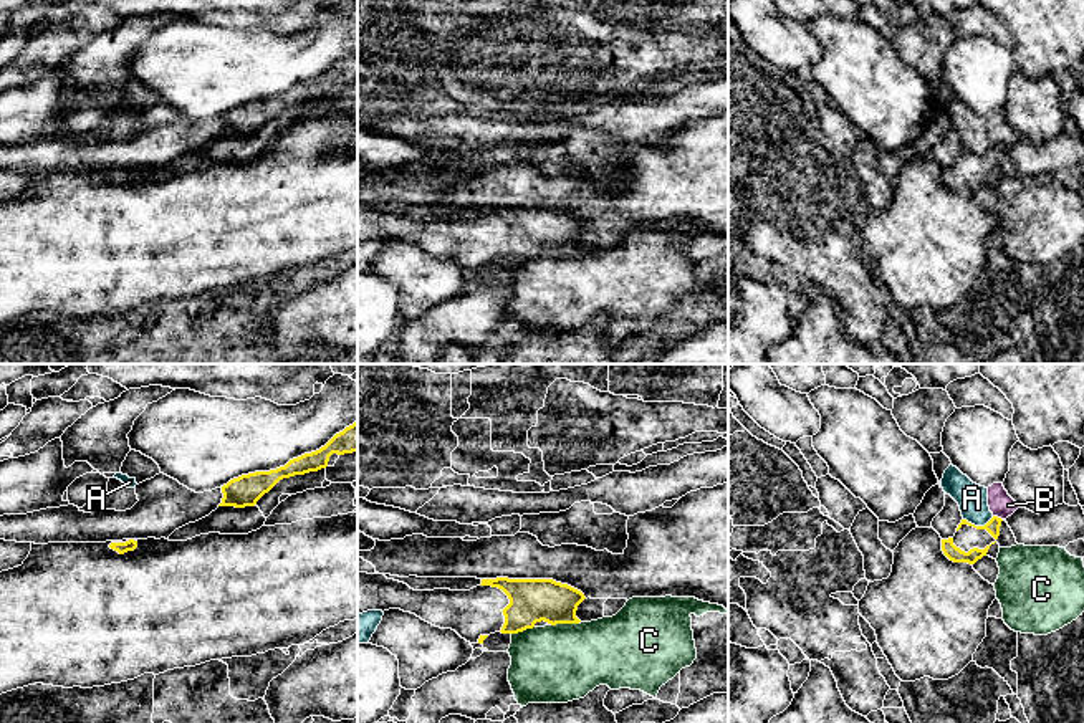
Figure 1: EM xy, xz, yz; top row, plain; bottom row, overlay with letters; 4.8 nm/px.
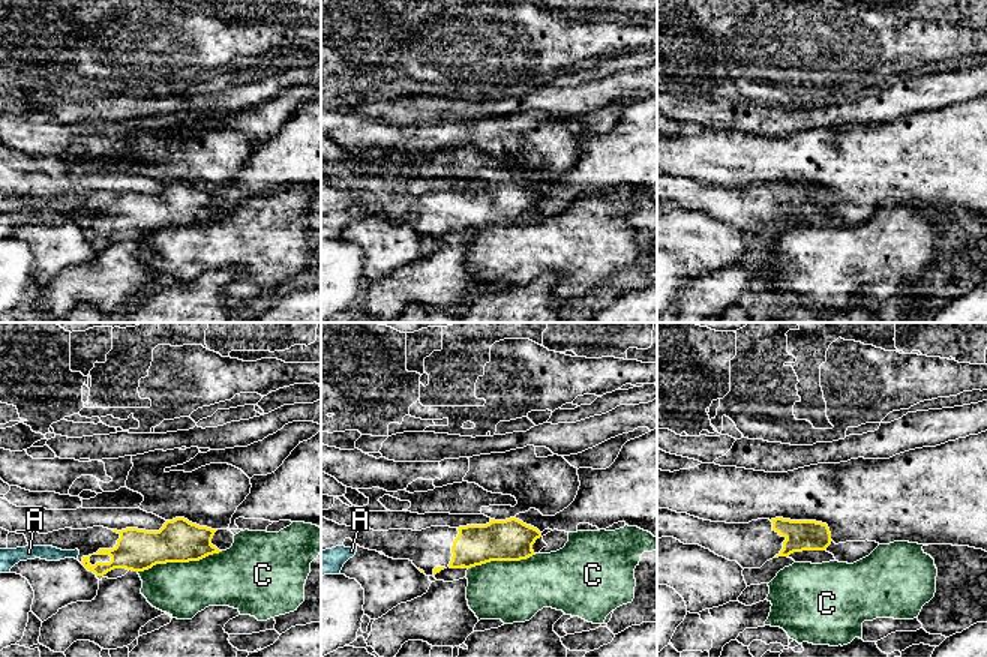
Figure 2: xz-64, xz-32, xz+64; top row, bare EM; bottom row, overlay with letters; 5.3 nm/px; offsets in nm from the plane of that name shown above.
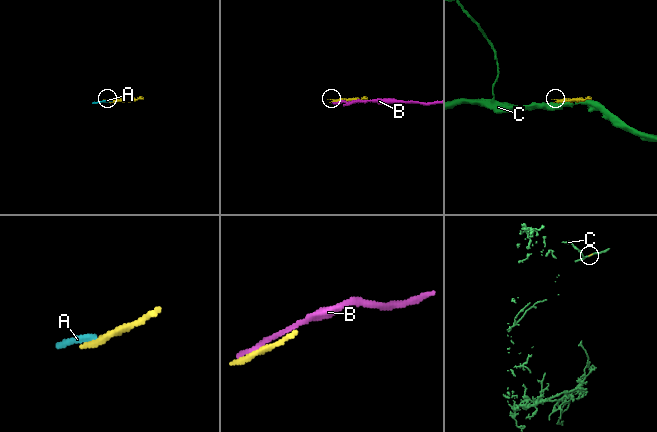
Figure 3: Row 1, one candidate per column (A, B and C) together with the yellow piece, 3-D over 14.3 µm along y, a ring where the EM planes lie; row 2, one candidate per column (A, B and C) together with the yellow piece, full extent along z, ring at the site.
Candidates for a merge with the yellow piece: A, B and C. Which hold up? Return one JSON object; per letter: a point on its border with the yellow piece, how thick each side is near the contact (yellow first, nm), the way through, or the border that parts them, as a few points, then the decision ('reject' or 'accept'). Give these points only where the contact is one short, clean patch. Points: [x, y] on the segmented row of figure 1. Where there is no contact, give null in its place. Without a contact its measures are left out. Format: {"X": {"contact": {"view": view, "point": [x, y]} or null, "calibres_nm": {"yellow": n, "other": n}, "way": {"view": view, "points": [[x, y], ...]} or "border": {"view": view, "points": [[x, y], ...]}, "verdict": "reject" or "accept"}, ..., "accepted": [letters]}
{"A": {"contact": {"view": "yz", "point": [978, 526]}, "calibres_nm": {"yellow": 70, "other": 150}, "verdict": "reject"}, "B": {"contact": {"view": "yz", "point": [997, 517]}, "calibres_nm": {"yellow": 70, "other": 120}, "verdict": "reject"}, "C": {"contact": {"view": "xz", "point": [565, 622]}, "calibres_nm": {"yellow": 220, "other": 380}, "verdict": "reject"}, "accepted": []}

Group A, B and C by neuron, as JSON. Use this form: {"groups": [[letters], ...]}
{"groups": [["A", "B"], ["C"]]}

